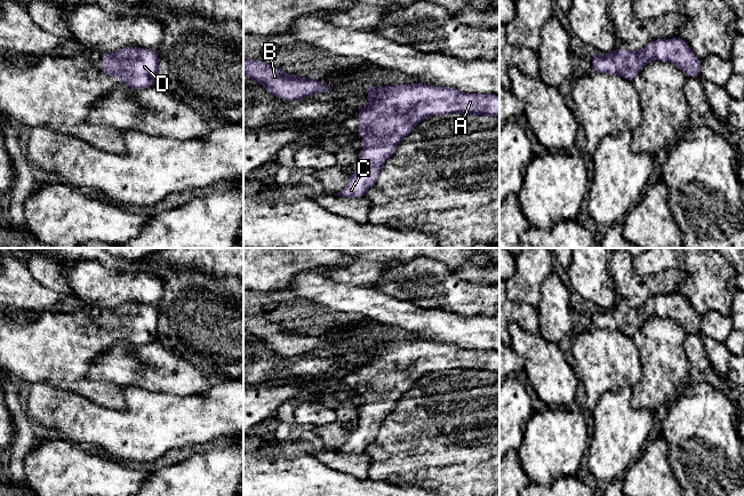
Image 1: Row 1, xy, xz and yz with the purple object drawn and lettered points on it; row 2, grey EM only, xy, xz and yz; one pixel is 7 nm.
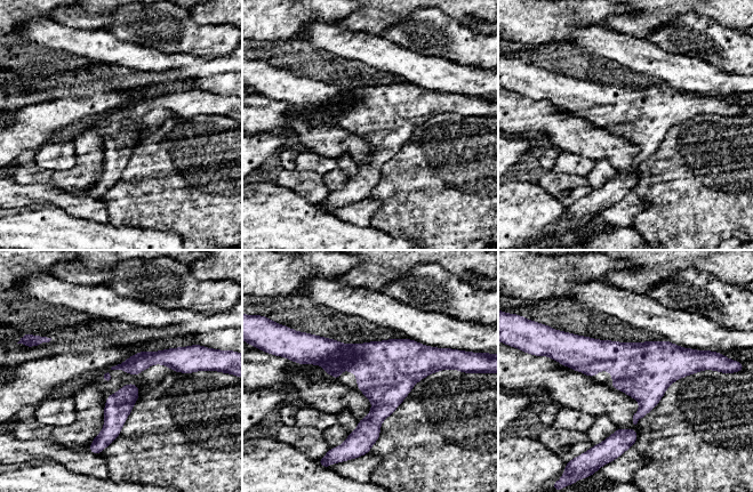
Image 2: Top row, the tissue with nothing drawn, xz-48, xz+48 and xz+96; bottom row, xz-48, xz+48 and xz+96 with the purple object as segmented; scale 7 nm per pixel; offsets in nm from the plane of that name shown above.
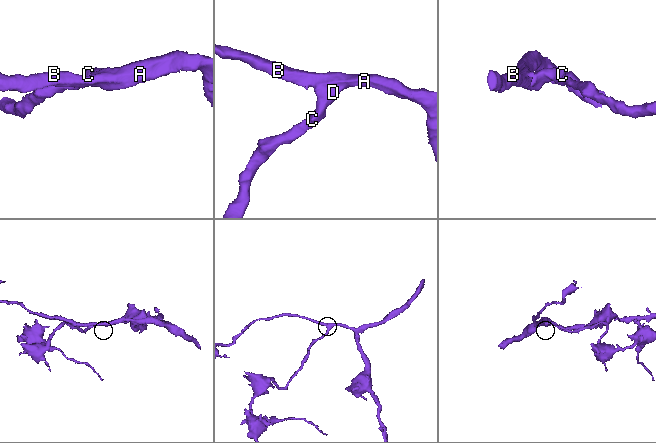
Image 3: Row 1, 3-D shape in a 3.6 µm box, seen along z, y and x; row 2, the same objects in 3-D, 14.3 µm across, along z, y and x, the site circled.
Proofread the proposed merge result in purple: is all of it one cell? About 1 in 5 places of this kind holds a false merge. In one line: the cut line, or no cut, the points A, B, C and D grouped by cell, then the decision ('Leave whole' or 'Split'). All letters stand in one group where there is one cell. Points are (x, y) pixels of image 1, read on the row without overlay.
No split. Groups: A B C D. Leave whole

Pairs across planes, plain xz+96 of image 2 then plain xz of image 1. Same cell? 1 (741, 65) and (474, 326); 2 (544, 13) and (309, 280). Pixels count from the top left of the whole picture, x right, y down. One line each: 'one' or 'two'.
1: two
2: two

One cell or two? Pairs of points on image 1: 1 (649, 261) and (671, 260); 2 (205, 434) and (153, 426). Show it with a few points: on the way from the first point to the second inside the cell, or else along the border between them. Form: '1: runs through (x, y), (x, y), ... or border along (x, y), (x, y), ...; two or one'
1: runs through (655, 260), (665, 260); one
2: runs through (192, 426), (166, 426); one

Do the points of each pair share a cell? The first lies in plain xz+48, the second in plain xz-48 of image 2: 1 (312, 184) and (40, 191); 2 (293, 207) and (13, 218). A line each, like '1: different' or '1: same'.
1: different
2: same

